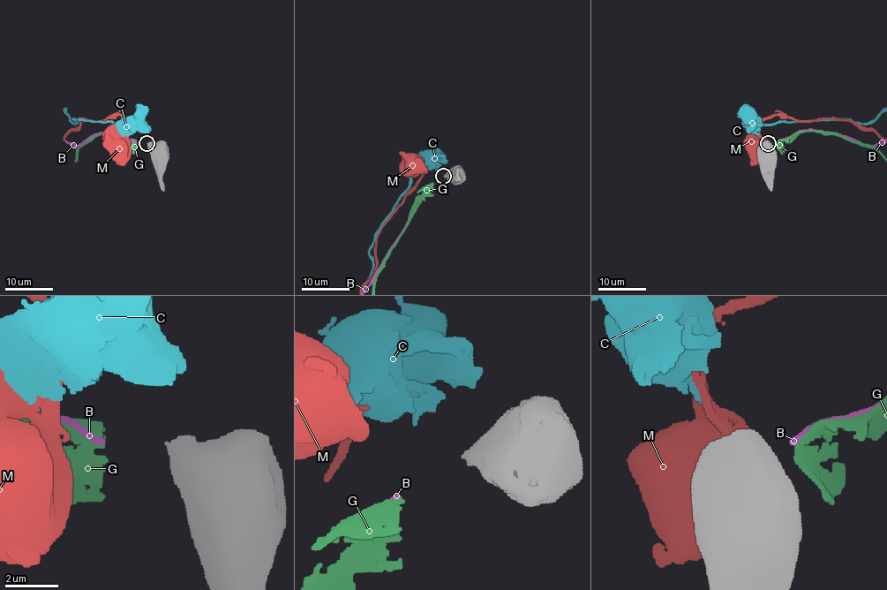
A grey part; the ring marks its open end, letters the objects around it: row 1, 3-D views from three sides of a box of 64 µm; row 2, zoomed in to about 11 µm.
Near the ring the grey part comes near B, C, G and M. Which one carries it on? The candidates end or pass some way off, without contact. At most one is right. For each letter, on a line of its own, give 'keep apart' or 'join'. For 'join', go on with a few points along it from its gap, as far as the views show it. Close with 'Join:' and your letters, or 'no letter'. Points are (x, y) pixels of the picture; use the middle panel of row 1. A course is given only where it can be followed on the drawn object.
B: keep apart
C: keep apart
G: keep apart
M: keep apart
Join: no letter

